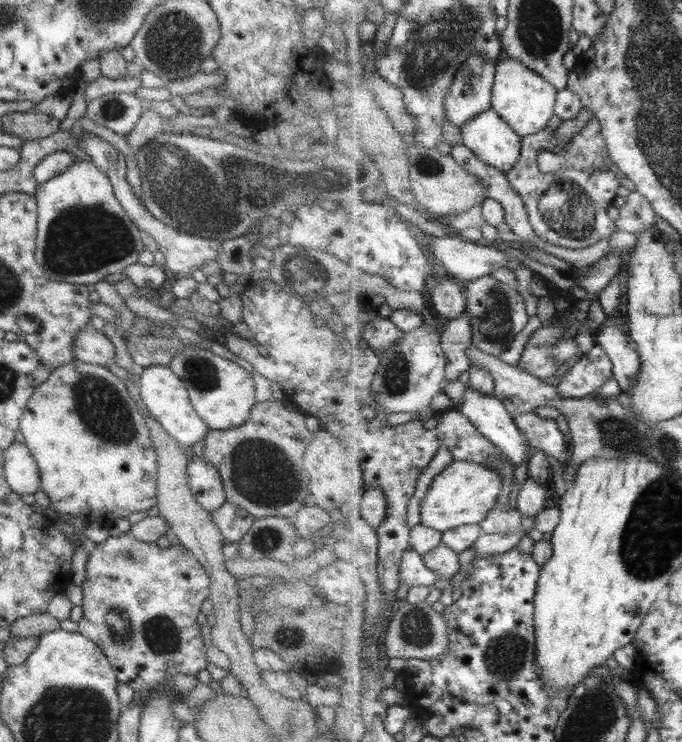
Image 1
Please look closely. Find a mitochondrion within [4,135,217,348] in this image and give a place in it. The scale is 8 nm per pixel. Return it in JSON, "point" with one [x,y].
{"point":[79,240]}

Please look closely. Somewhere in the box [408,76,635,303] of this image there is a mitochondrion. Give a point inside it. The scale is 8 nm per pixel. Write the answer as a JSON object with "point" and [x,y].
{"point":[566,208]}

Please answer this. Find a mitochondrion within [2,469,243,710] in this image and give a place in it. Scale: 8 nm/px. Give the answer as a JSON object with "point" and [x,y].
{"point":[160,633]}

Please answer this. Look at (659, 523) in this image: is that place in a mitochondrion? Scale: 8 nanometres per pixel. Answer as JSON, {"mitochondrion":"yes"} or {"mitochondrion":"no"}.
{"mitochondrion":"yes"}

